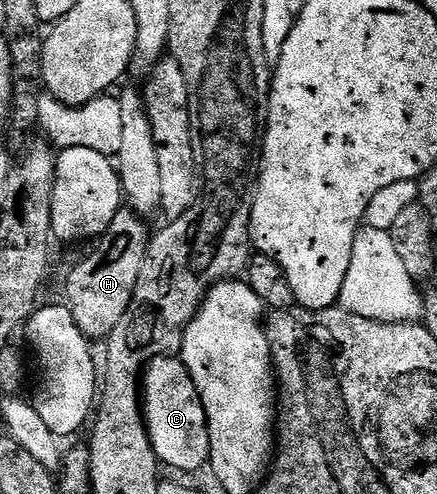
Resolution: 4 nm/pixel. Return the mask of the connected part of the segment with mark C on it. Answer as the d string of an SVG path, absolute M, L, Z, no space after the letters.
M157 357L150 363L143 374L143 415L149 440L158 461L170 464L181 472L197 472L209 463L208 419L205 416L201 399L197 395L196 384L189 376L185 366L174 357Z

